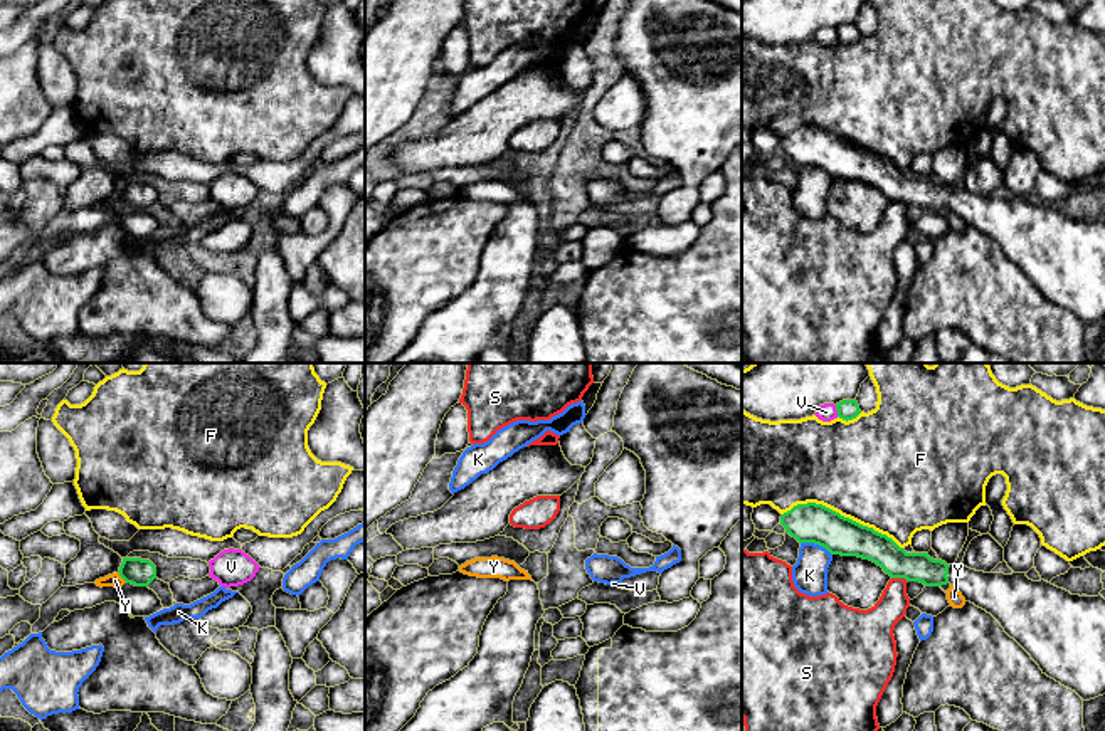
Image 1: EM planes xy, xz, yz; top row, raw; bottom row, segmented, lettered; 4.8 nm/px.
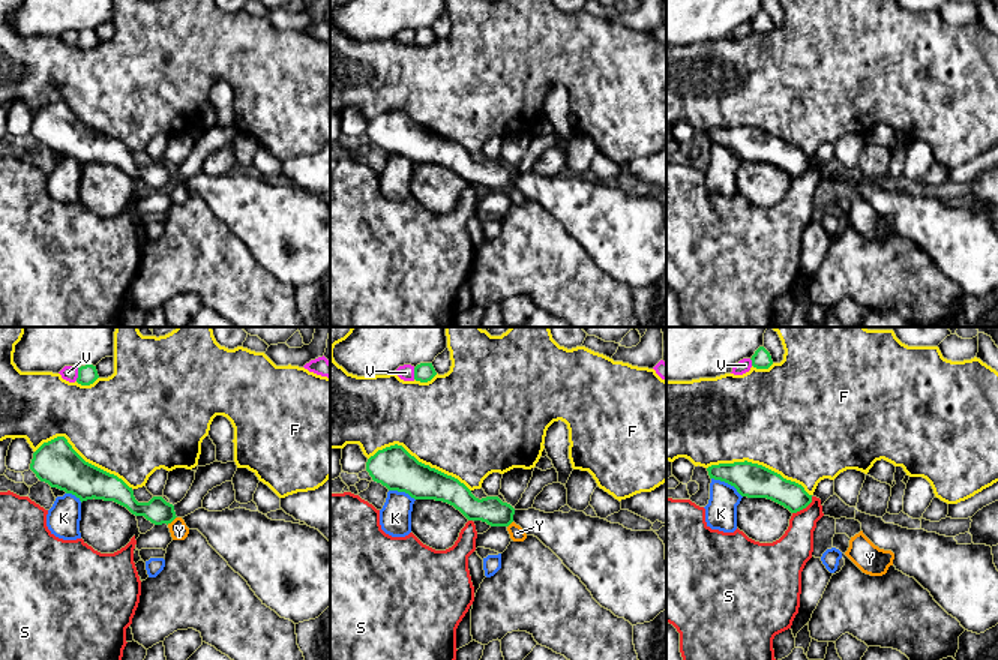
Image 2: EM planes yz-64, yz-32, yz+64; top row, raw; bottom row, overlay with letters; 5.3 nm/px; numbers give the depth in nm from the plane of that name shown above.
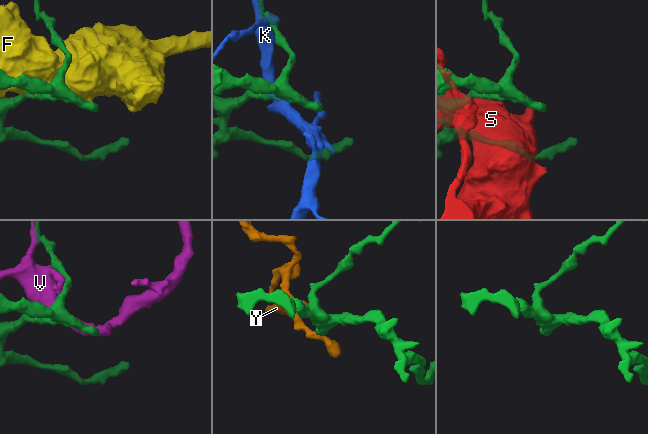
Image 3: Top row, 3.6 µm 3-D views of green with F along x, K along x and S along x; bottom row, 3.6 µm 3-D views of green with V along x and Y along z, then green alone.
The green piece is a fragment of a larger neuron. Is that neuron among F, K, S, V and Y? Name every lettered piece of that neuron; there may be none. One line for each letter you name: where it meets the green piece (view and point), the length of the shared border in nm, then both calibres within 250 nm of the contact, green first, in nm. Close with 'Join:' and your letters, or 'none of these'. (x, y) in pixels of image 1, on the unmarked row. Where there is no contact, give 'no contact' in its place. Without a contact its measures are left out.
Join: none of these

